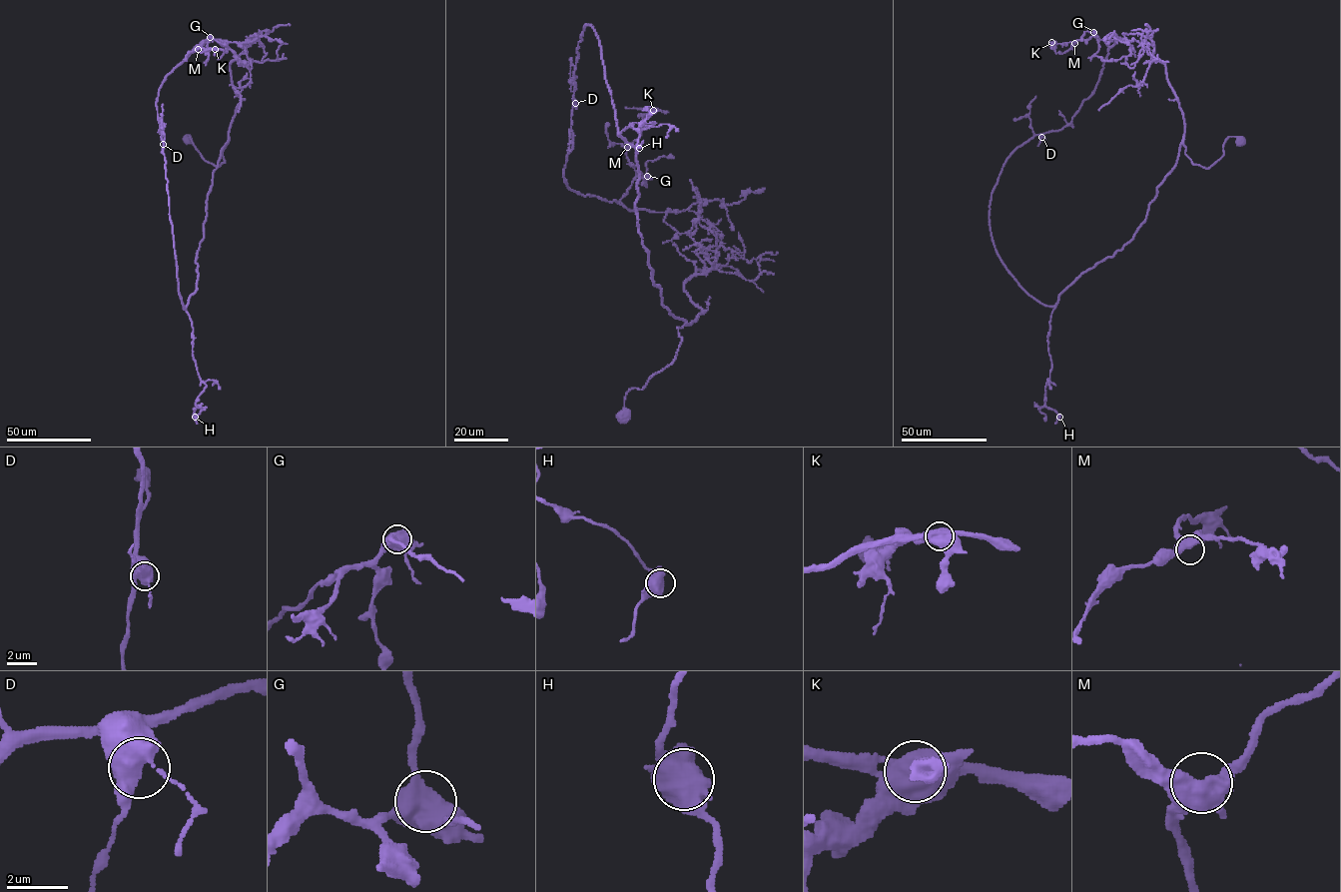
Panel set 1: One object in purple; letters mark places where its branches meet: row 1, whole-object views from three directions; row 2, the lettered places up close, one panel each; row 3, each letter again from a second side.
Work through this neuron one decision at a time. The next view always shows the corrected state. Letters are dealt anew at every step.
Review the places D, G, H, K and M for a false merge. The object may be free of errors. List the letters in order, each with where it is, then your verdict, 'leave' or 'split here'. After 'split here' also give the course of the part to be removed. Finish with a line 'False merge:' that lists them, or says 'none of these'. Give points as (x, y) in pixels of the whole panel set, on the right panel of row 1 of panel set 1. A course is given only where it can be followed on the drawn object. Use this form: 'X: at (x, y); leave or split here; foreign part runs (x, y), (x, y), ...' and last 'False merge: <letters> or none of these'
D: at (1041, 137); leave
G: at (1093, 32); leave
H: at (1059, 417); leave
K: at (1051, 42); split here
M: at (1074, 43); leave
False merge: K

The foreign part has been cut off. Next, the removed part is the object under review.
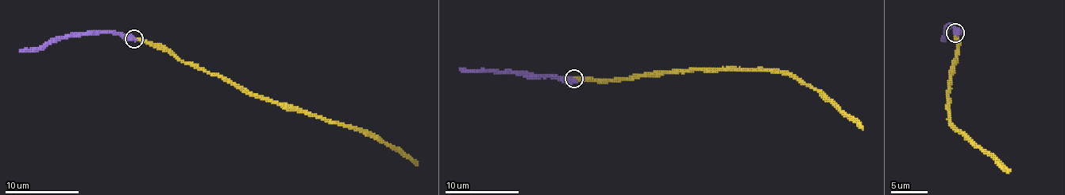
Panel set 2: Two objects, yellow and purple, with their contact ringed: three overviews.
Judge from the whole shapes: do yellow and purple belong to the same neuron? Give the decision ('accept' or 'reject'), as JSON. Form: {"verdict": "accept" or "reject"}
{"verdict": "reject"}

